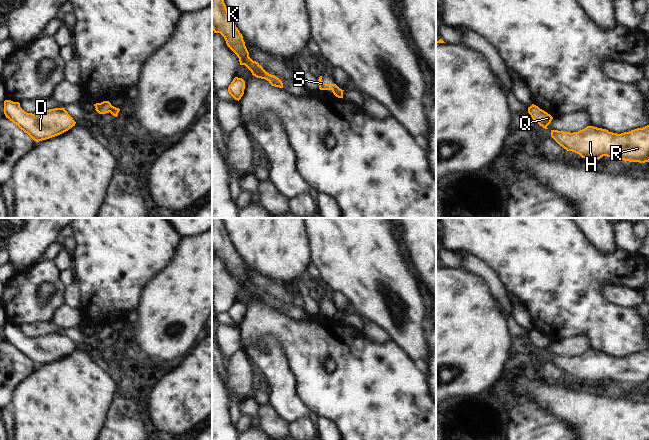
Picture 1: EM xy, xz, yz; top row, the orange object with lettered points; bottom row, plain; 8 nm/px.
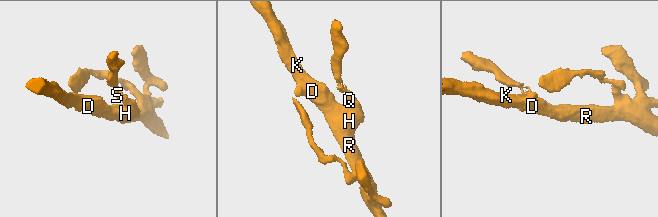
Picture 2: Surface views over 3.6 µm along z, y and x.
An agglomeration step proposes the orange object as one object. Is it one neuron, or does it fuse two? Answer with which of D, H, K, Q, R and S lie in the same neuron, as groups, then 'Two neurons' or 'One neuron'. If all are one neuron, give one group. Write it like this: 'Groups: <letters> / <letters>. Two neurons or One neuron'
Groups: D H K Q R / S. Two neurons

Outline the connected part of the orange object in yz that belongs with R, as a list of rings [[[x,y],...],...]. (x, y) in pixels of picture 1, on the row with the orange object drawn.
[[[649,125],[621,134],[594,126],[573,133],[551,130],[551,137],[582,158],[599,160],[607,156],[629,162],[649,162]]]

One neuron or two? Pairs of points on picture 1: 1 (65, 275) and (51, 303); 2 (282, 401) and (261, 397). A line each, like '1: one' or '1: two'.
1: two
2: two

